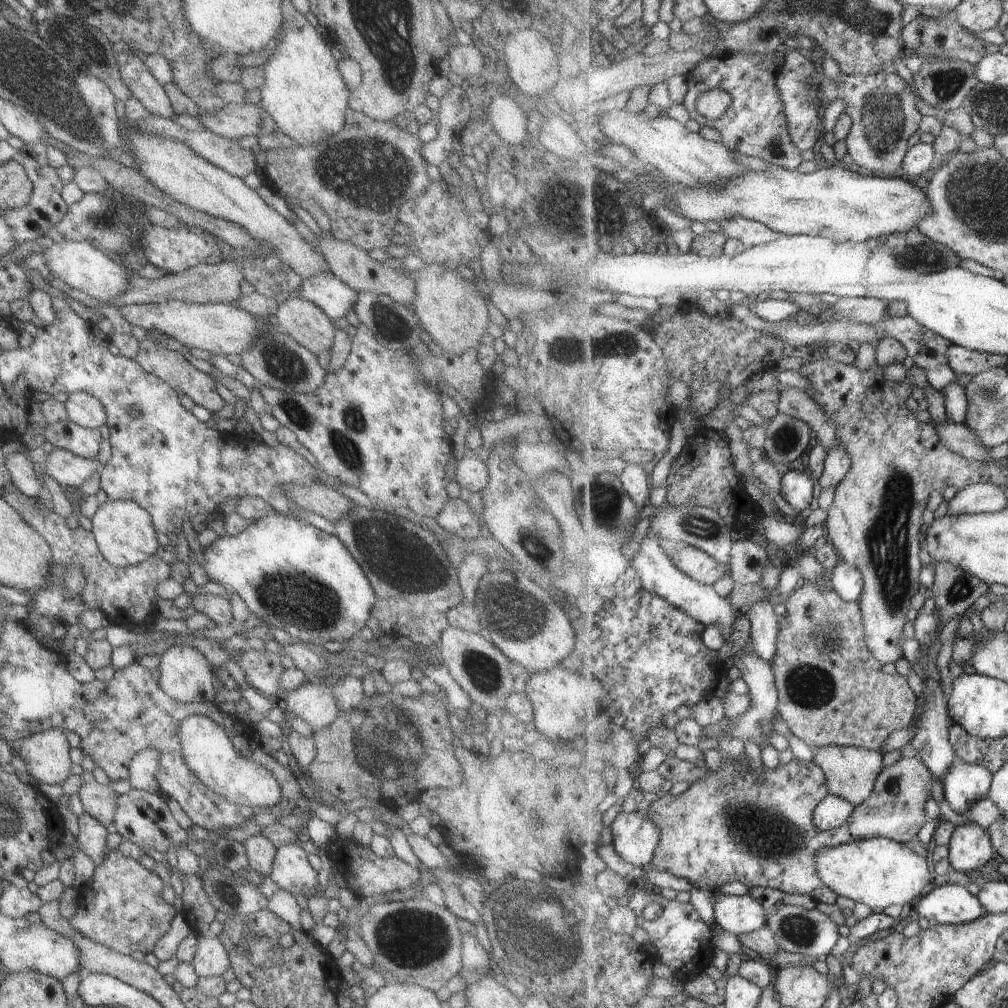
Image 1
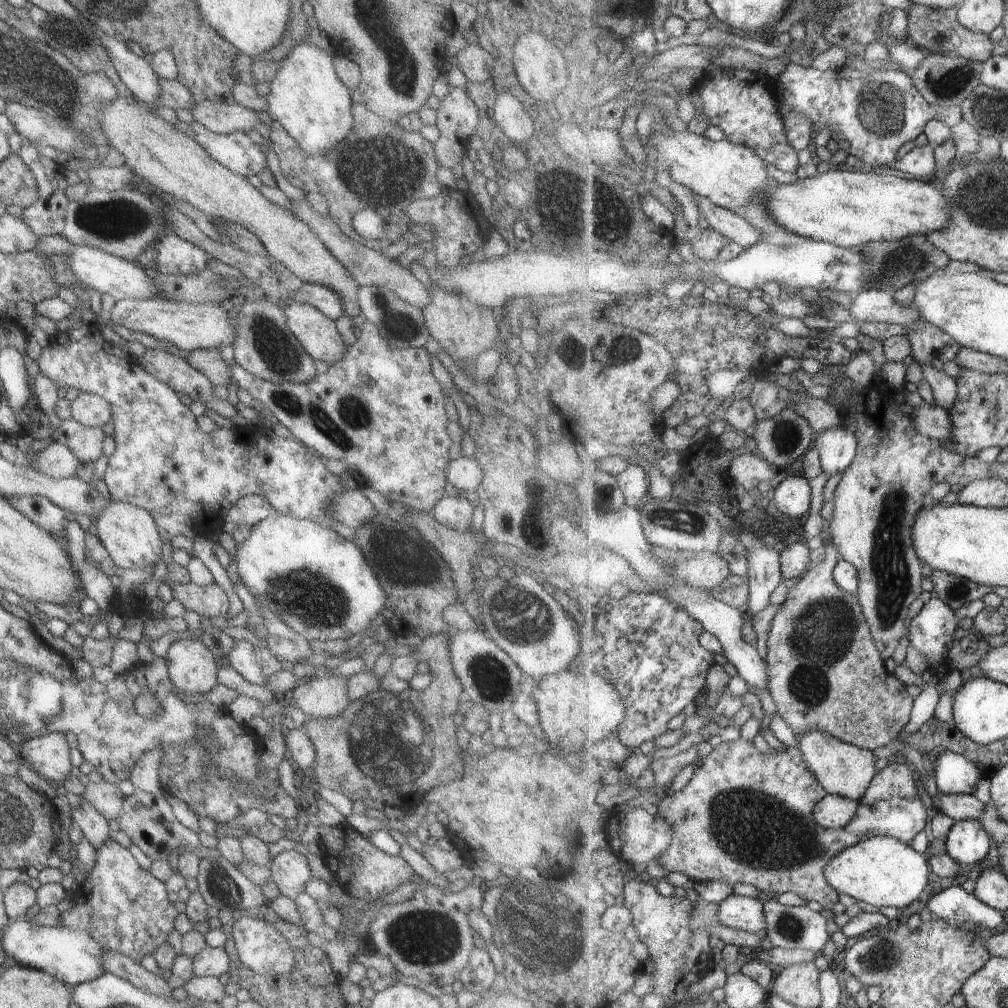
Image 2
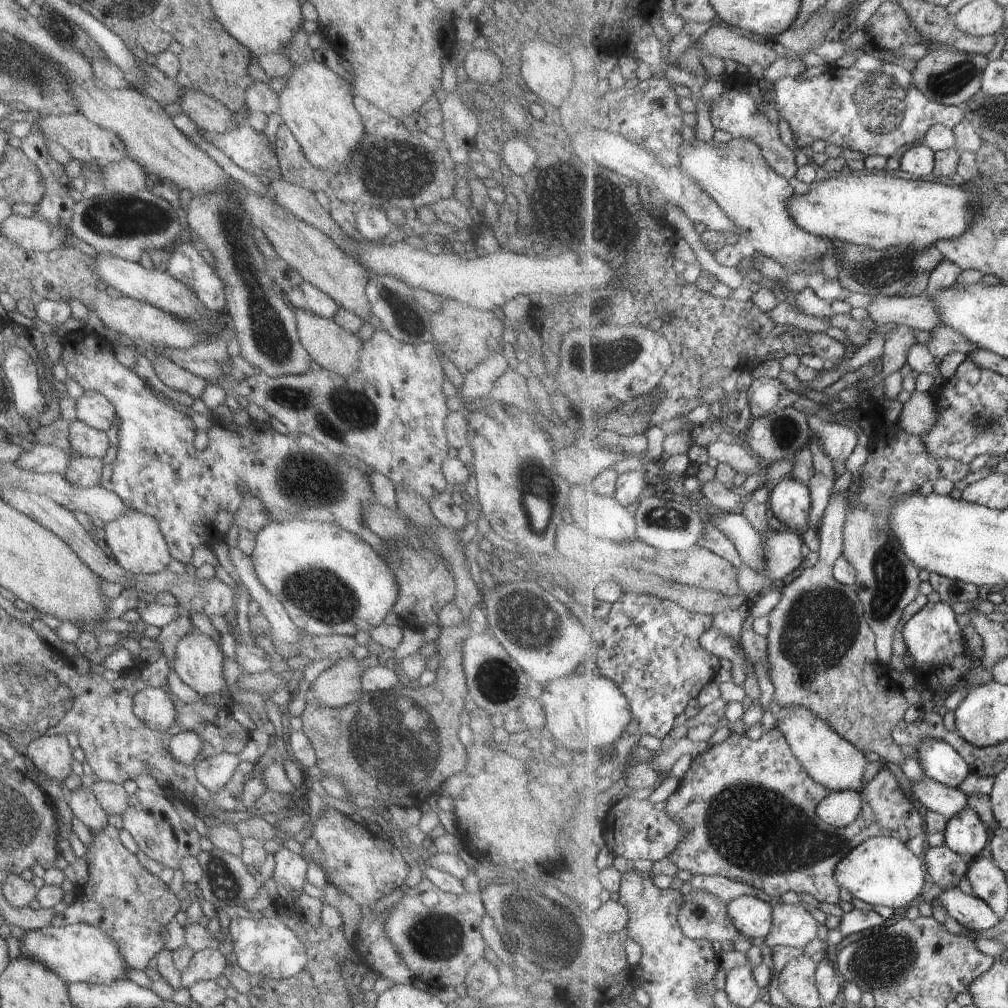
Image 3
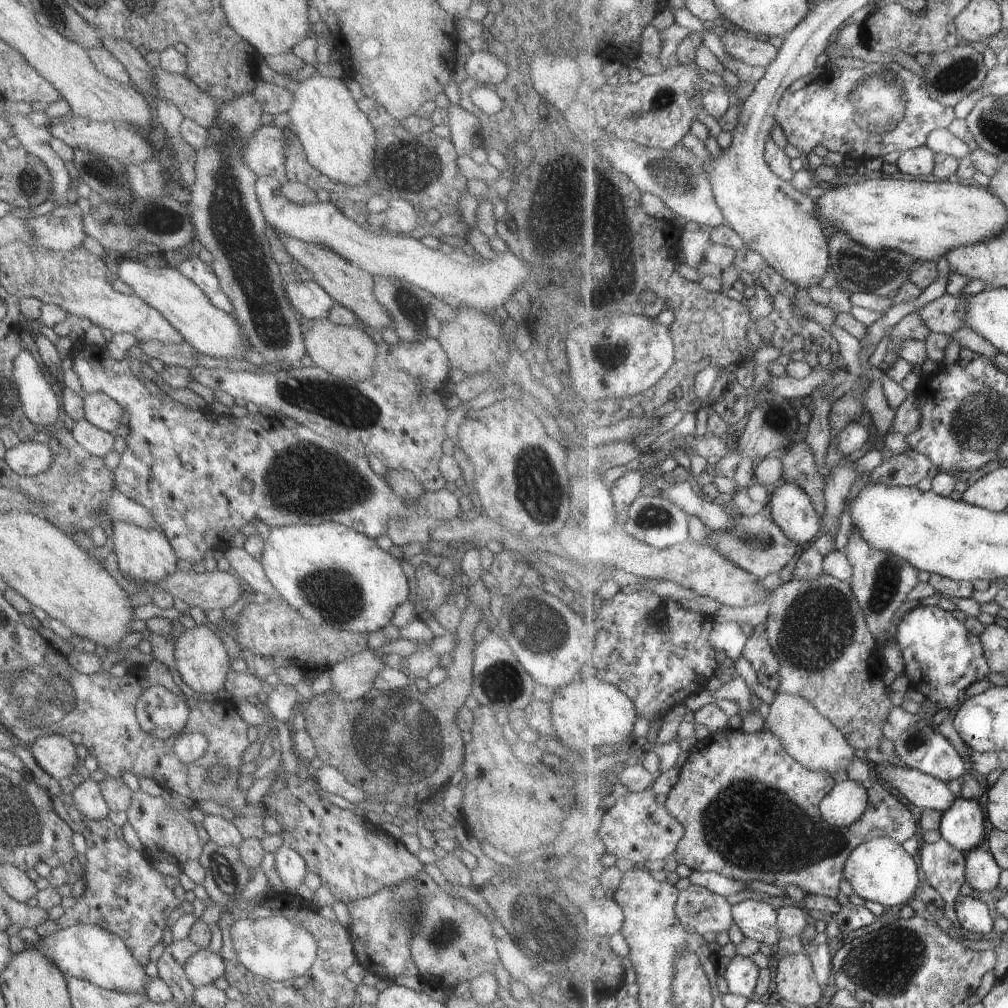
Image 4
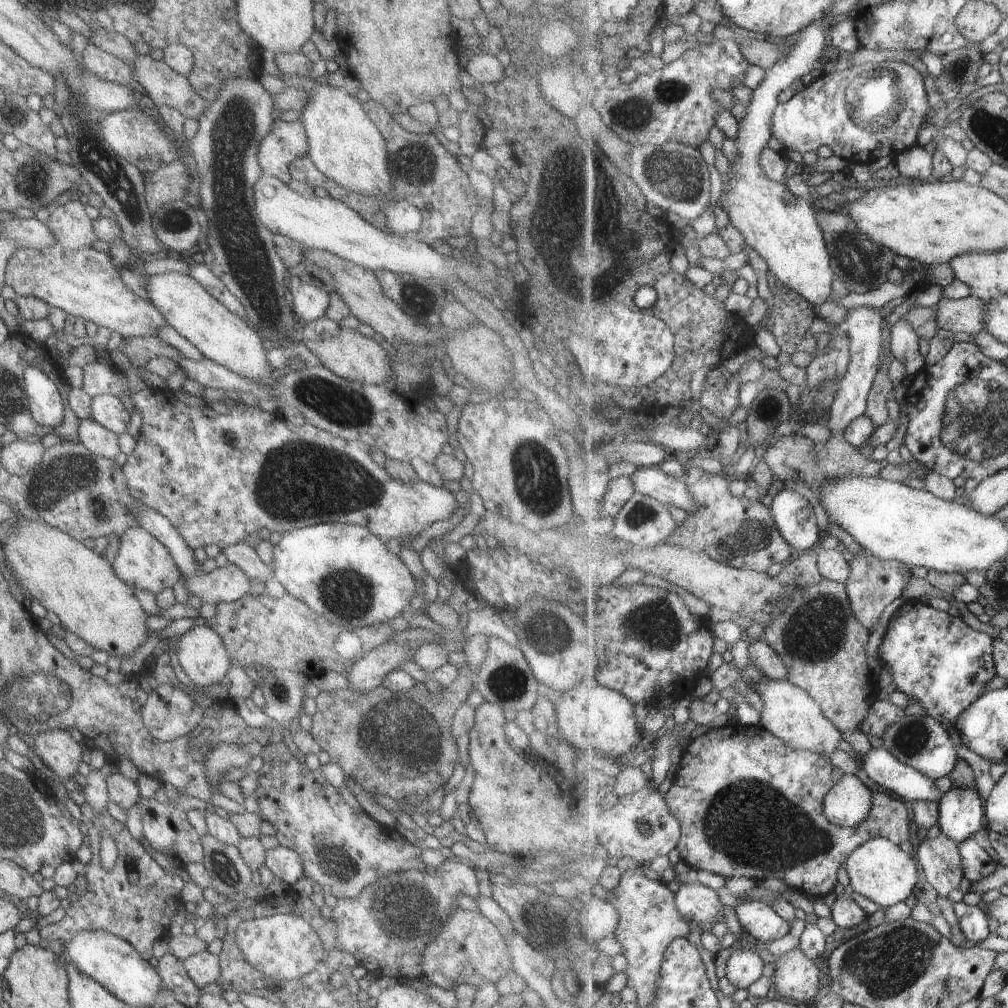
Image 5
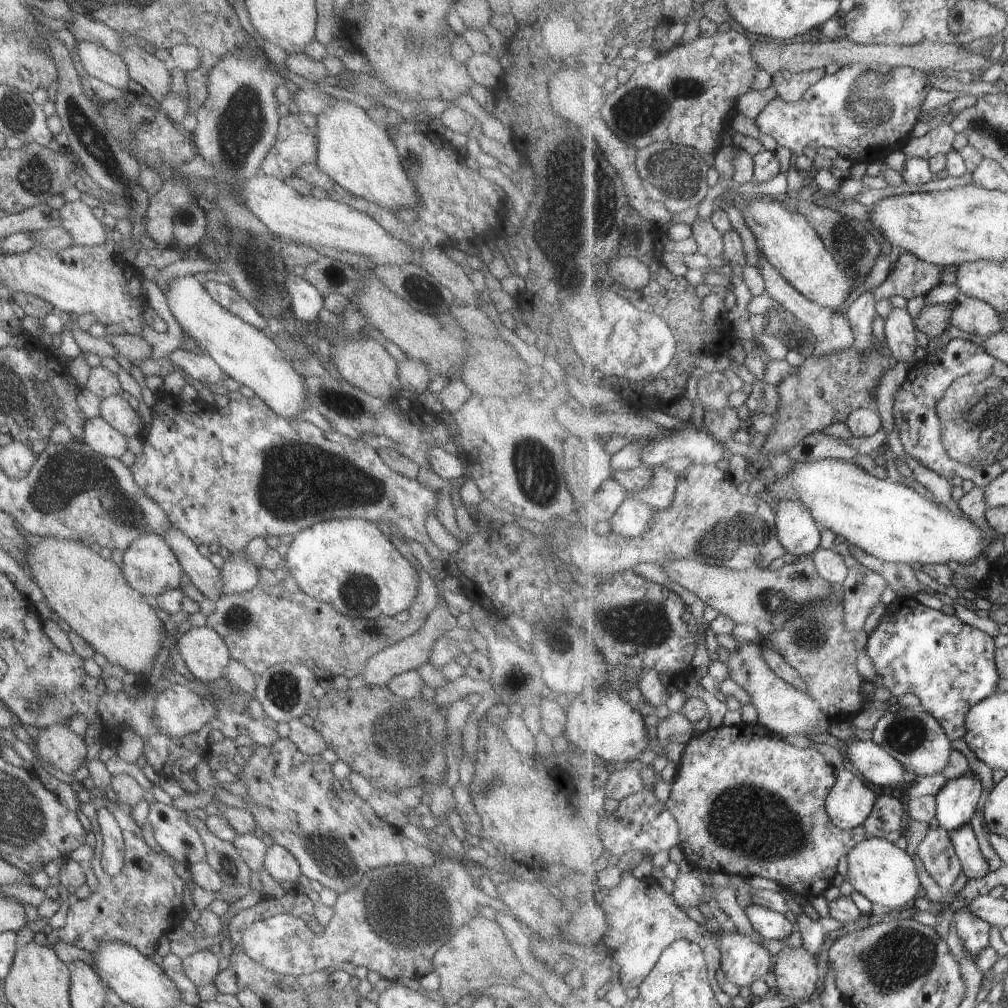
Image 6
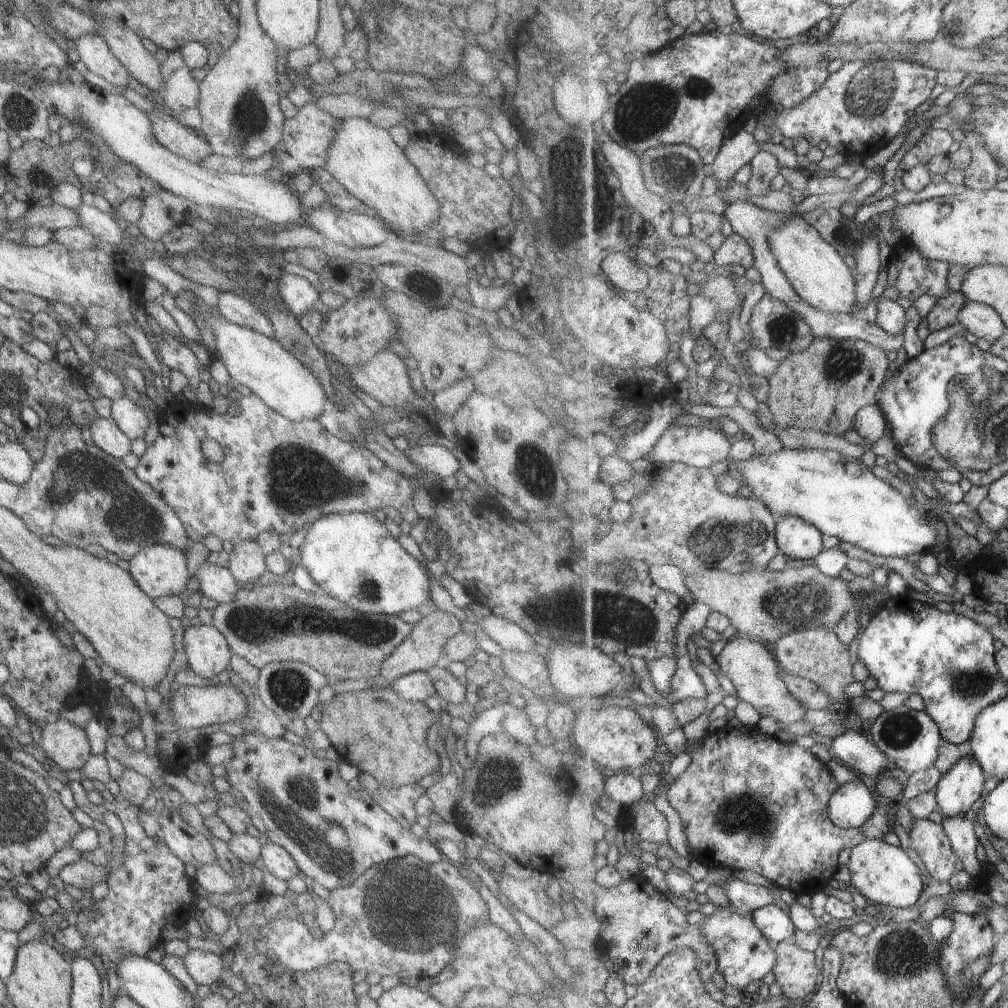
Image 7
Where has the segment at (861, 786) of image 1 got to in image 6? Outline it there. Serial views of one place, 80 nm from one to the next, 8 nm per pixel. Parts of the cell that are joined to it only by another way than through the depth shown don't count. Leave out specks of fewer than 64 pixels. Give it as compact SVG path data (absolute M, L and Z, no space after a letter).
M740 641L738 650L730 652L728 660L724 662L730 672L730 679L749 693L756 722L780 737L801 735L811 739L813 734L825 734L831 724L830 717L809 693L776 676L765 662L761 648L757 644Z

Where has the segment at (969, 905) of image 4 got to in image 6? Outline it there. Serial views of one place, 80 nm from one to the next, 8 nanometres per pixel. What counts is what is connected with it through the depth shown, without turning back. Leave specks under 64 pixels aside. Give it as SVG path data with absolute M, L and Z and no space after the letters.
M967 908L959 909L953 918L956 922L956 929L966 952L971 956L979 956L987 946L990 946L992 925L975 912Z

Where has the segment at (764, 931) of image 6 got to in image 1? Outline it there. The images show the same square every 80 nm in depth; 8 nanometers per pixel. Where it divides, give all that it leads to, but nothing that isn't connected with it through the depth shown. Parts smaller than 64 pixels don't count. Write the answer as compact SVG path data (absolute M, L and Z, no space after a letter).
M748 894L719 896L714 904L714 917L722 931L736 936L755 932L767 922L761 902Z

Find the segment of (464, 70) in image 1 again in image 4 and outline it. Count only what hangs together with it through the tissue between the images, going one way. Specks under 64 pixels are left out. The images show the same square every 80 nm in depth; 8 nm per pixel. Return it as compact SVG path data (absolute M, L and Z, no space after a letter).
M490 50L473 51L463 66L468 78L481 85L497 84L506 77L506 64L490 53Z

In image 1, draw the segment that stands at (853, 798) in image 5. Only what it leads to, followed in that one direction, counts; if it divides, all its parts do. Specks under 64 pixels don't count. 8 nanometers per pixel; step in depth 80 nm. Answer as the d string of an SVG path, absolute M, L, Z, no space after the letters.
M829 794L816 806L814 820L821 830L835 830L849 820L853 810L855 805L852 801L842 796Z

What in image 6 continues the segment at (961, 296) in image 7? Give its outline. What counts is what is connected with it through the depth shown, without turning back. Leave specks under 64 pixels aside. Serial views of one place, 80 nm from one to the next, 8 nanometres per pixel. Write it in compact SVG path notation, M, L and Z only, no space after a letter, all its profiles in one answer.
M960 300L953 302L953 304L940 303L925 305L922 310L918 312L915 319L915 326L924 334L927 334L929 339L939 338L945 330L950 328L951 312L953 308L959 304Z

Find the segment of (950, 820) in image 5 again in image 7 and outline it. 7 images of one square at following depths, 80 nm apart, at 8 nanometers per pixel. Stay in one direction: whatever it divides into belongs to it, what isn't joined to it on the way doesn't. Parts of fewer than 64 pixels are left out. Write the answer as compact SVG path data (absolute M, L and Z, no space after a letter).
M973 754L961 757L945 774L941 774L935 789L943 818L964 815L981 798L987 779L979 759Z

